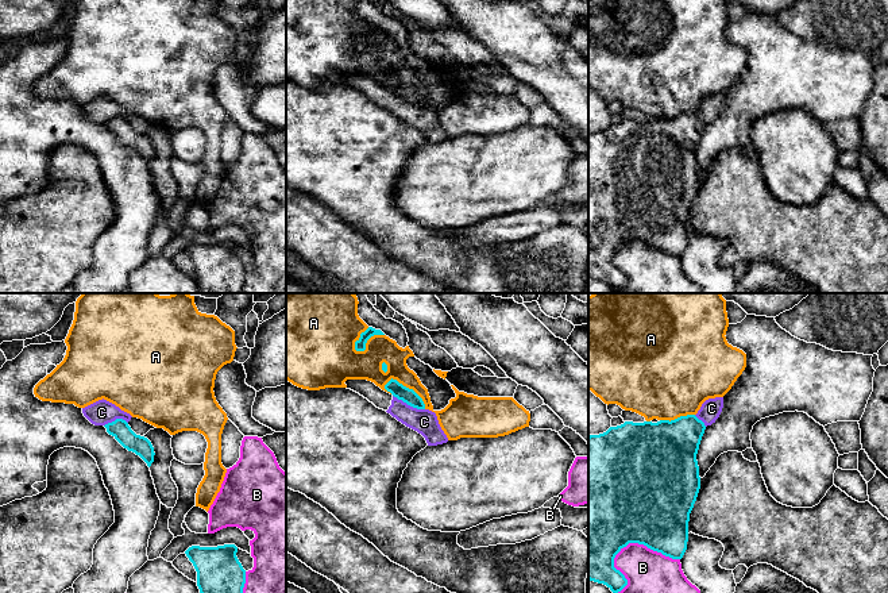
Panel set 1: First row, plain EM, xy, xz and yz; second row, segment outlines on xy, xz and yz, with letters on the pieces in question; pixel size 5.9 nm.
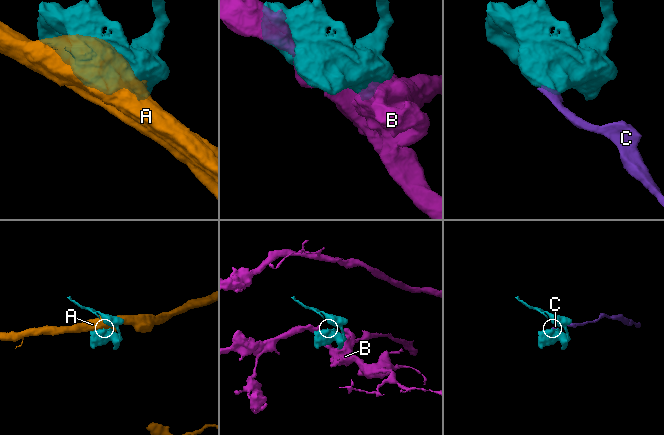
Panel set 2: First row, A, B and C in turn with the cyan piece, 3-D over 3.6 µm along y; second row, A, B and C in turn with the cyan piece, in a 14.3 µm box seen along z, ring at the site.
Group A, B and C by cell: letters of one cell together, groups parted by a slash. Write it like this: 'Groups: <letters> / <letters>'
Groups: A / B / C

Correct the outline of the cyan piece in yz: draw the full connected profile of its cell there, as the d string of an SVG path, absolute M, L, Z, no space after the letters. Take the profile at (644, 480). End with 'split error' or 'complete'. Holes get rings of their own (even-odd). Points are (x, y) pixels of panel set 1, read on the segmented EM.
M695 415L657 423L625 421L588 436L588 579L621 592L628 579L614 567L615 555L629 543L644 544L672 559L682 559L688 542L690 513L700 489L696 454L706 426Z | complete

